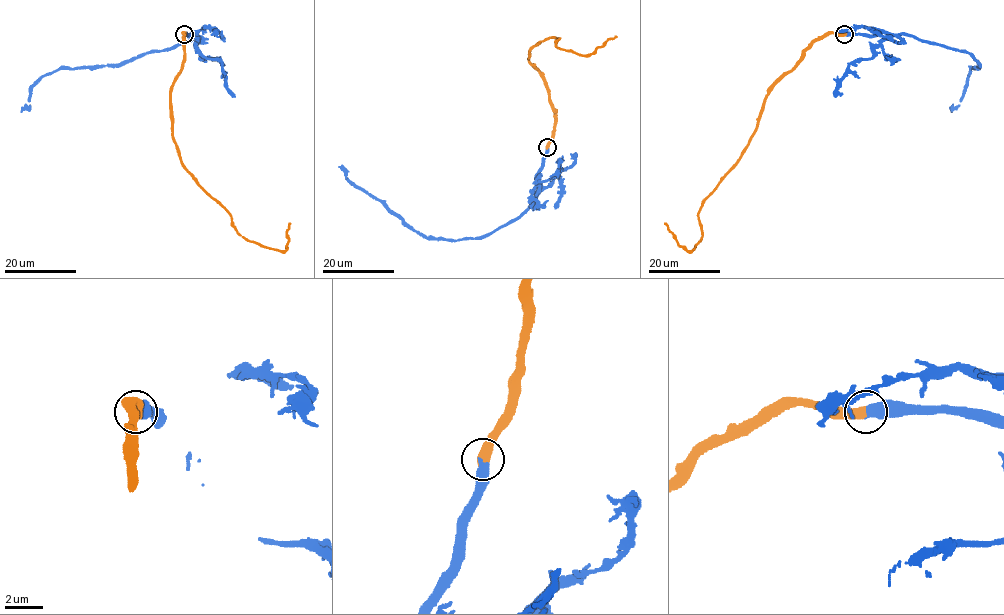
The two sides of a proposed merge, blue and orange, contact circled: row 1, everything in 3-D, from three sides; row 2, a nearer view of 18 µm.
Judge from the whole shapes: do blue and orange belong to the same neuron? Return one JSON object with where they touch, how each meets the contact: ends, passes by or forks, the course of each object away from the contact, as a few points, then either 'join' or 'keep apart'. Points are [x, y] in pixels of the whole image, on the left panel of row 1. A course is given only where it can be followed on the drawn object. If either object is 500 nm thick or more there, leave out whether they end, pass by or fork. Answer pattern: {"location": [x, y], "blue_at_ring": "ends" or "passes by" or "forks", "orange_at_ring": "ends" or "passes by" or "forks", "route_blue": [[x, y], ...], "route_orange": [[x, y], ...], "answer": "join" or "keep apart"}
{"location": [184, 34], "route_blue": [[184, 34], [198, 34], [167, 50], [141, 53], [117, 64], [50, 72], [32, 86], [30, 106], [21, 111]], "route_orange": [[184, 34], [184, 59], [170, 94], [179, 159], [250, 240], [285, 250], [290, 223]], "answer": "join"}

